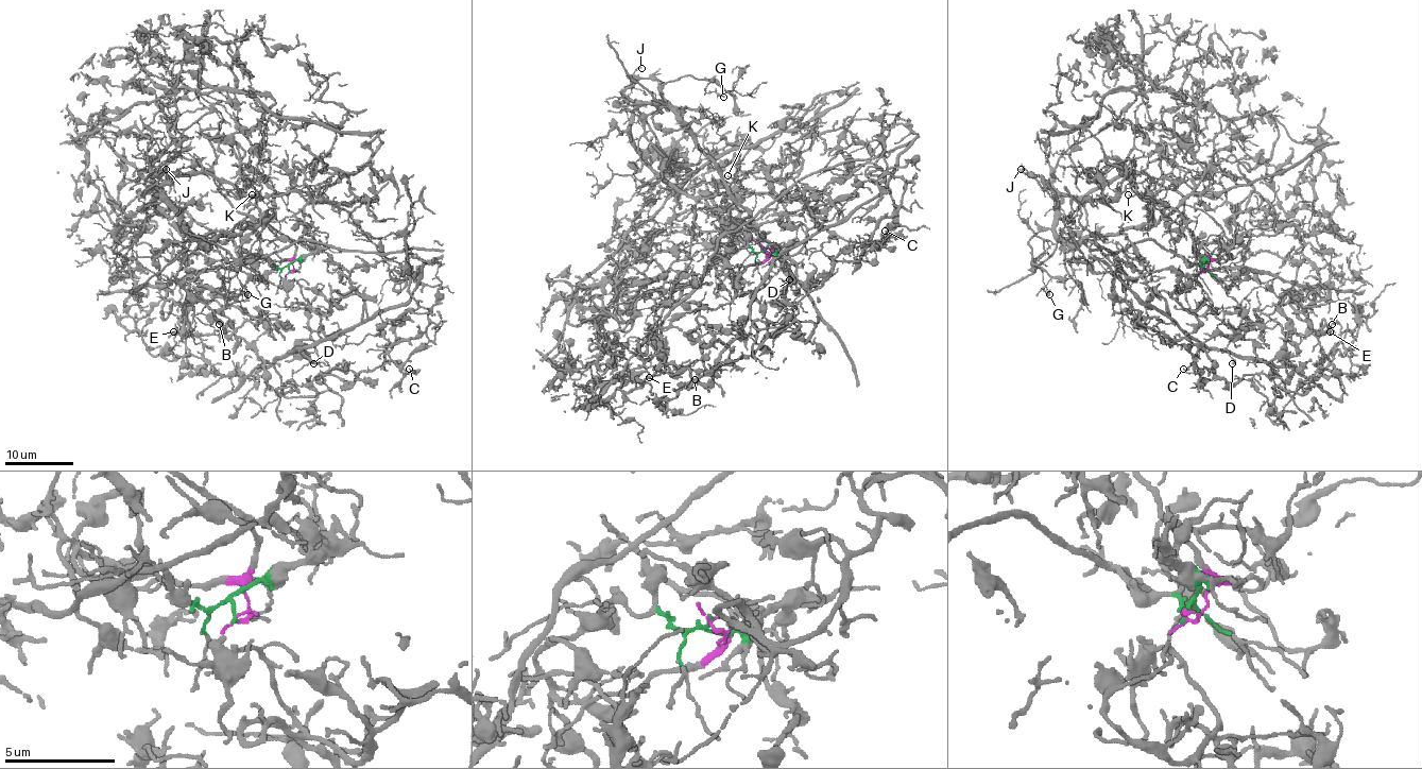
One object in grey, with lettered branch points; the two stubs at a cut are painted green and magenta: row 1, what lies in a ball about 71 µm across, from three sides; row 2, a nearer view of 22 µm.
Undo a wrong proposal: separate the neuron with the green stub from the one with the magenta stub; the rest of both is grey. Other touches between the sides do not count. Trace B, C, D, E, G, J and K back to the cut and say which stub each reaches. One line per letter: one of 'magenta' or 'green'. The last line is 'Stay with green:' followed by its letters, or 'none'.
B: green
C: green
D: green
E: green
G: magenta
J: magenta
K: magenta
Stay with green: B, C, D, E

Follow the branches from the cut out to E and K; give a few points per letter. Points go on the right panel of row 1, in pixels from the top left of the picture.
E: (1201, 272), (1196, 257), (1290, 280), (1308, 330), (1330, 331)
K: (1201, 272), (1209, 267), (1210, 257), (1186, 227), (1184, 199), (1153, 182), (1144, 195), (1128, 193)

